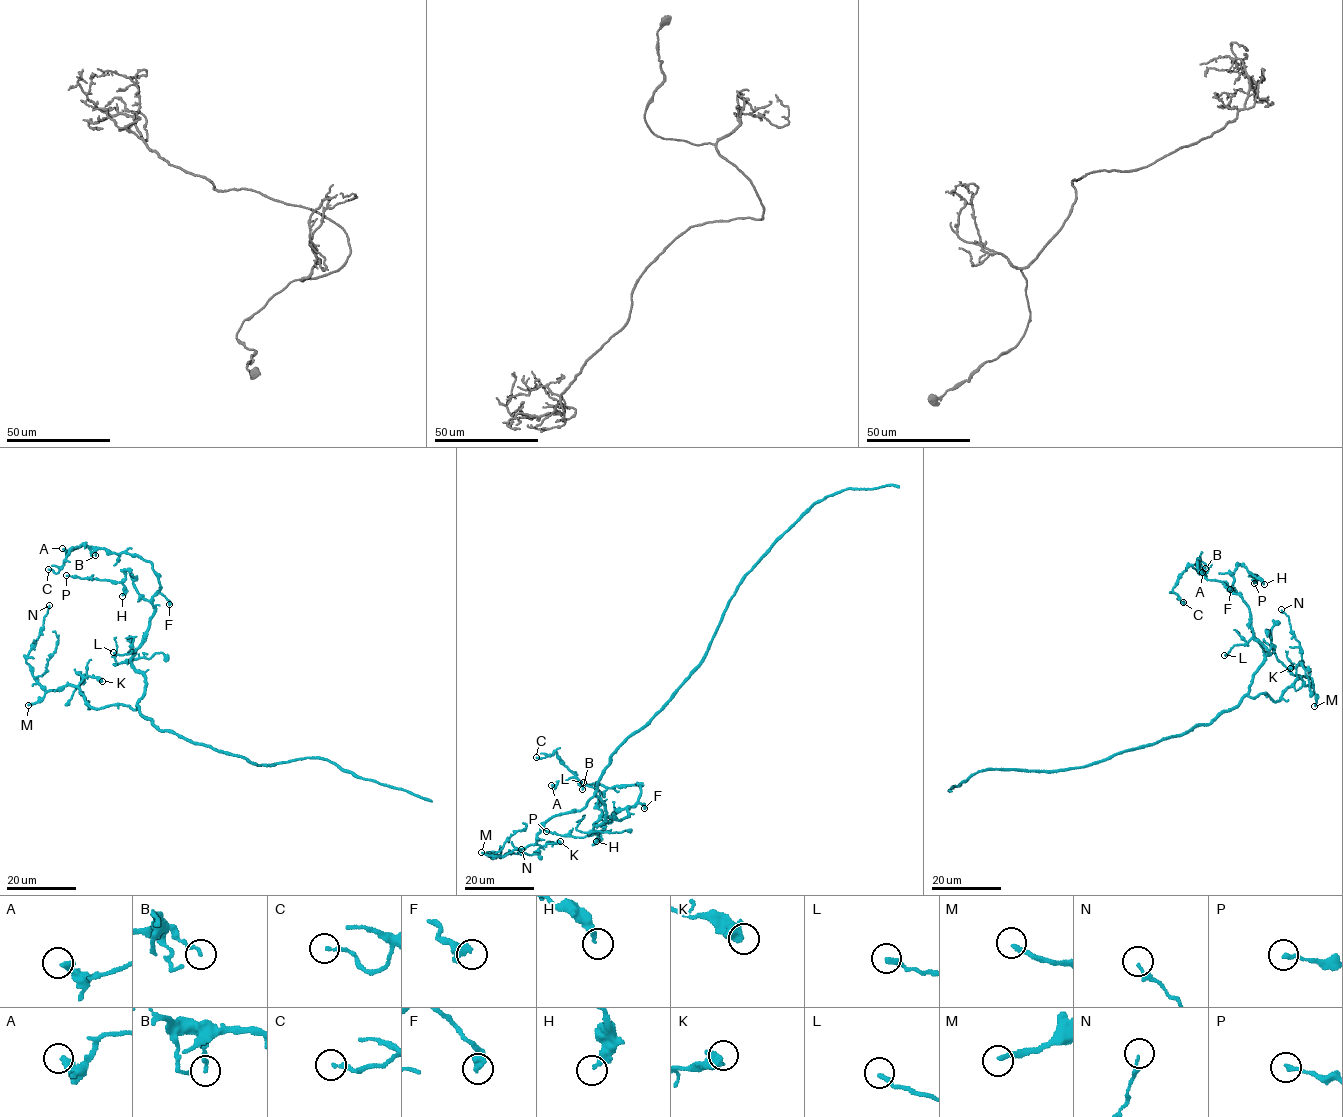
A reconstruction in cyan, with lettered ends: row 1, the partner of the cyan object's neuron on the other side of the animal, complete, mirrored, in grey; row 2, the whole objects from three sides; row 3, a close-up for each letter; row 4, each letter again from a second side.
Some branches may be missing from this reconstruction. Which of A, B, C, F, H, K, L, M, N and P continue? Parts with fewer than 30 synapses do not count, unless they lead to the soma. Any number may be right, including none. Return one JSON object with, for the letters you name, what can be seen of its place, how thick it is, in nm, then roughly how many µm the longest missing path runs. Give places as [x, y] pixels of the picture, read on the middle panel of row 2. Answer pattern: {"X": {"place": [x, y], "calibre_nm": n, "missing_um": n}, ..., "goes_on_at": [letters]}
{"goes_on_at": []}

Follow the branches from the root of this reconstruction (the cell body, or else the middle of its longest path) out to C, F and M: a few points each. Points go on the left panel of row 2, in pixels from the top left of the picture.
C: (177, 735), (140, 713), (146, 679), (131, 661), (161, 586), (152, 564), (80, 545), (57, 572), (48, 569)
F: (177, 735), (140, 713), (146, 679), (131, 659), (155, 611), (153, 596), (161, 593), (169, 604)
M: (177, 735), (163, 731), (137, 706), (90, 706), (80, 689), (69, 685), (47, 691), (28, 705)

